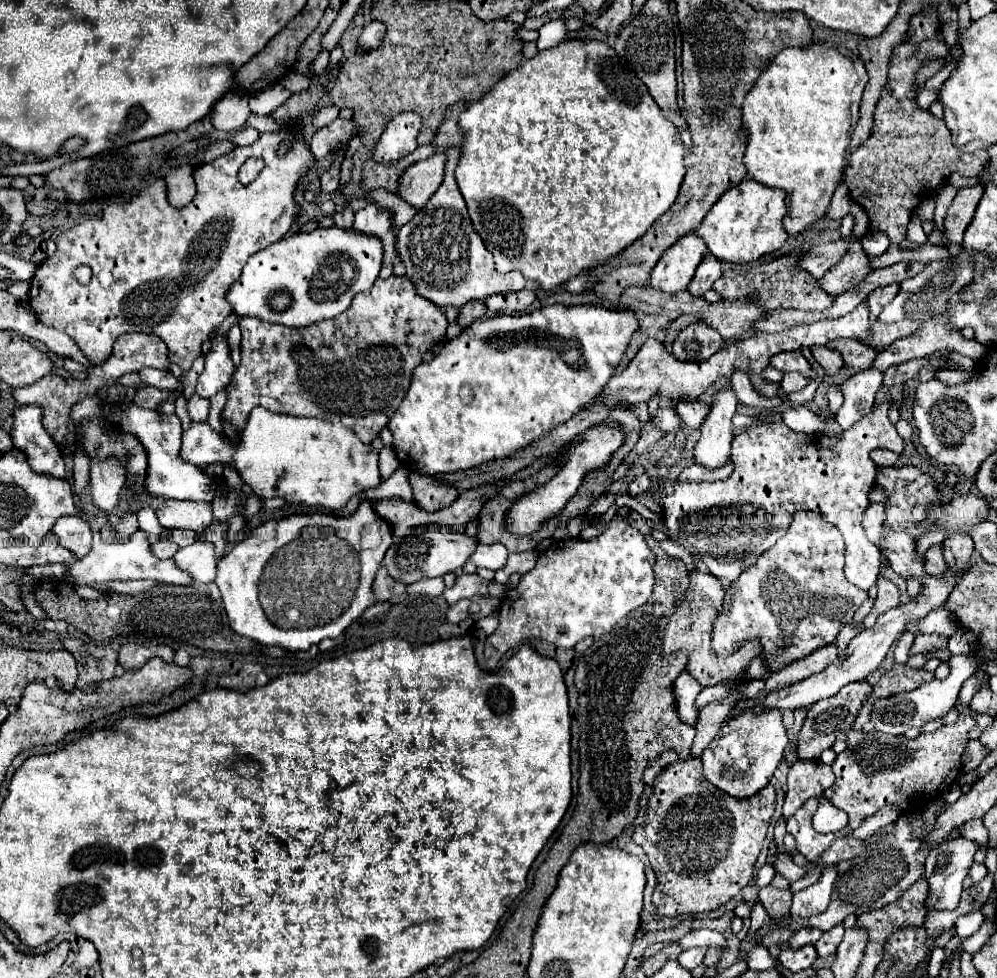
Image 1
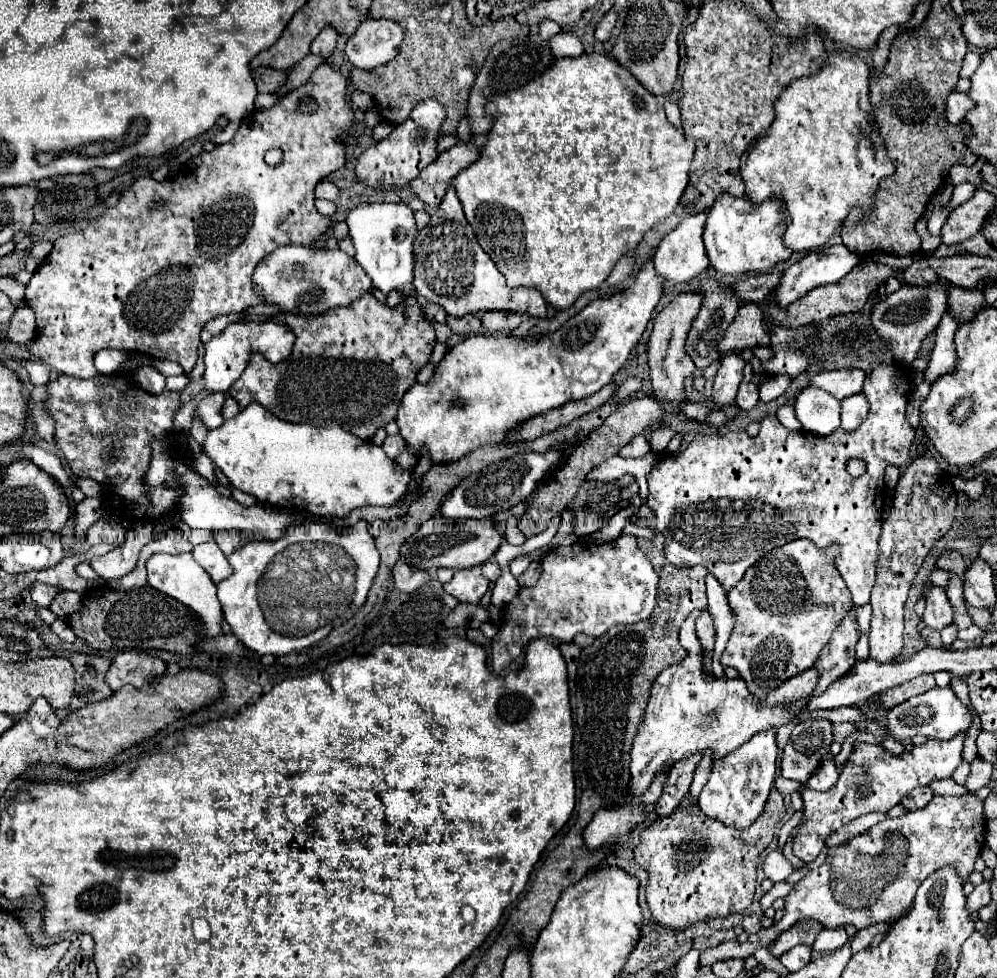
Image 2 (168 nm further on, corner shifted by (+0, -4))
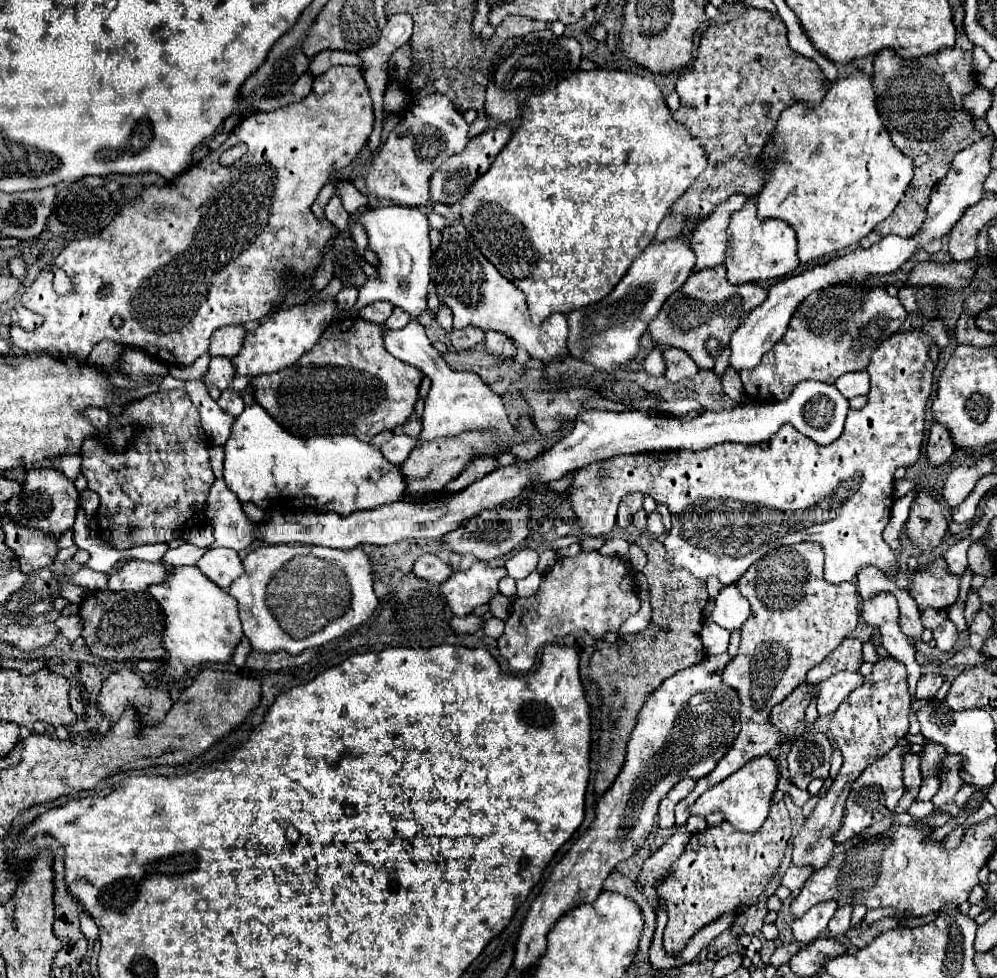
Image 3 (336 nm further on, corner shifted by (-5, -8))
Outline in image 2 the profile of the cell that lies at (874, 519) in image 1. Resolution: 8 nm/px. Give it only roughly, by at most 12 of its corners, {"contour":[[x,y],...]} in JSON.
{"contour":[[946,592],[926,596],[926,626],[942,630],[952,624],[954,610]]}

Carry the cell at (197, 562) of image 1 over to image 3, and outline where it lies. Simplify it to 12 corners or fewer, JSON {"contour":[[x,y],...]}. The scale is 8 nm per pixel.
{"contour":[[209,548],[197,562],[201,572],[229,588],[243,574],[235,550]]}

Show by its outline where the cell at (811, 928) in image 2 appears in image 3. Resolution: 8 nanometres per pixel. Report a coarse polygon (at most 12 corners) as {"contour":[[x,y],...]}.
{"contour":[[835,902],[813,906],[791,924],[795,940],[807,946],[827,932]]}

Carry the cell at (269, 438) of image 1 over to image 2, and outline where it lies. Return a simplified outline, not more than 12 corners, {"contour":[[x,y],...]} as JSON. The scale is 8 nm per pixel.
{"contour":[[258,402],[204,452],[260,504],[346,518],[414,470]]}

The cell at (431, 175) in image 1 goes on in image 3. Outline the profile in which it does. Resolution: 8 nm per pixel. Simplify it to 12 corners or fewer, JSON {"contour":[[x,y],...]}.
{"contour":[[509,124],[471,138],[431,176],[431,200],[457,204],[511,138]]}

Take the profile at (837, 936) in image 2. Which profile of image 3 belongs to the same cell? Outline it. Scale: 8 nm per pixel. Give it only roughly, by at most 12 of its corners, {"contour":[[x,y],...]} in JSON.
{"contour":[[851,906],[837,908],[829,934],[843,938],[849,930]]}

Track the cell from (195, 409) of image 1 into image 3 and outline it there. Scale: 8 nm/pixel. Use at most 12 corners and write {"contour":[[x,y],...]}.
{"contour":[[221,392],[217,404],[231,416],[245,408],[241,394]]}

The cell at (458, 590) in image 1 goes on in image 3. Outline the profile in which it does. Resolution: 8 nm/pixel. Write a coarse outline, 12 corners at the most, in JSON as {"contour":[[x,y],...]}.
{"contour":[[475,562],[441,584],[455,616],[495,596],[505,568]]}

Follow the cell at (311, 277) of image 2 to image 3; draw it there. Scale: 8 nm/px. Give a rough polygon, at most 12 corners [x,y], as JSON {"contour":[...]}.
{"contour":[[345,286],[337,304],[349,310],[357,302],[357,286]]}

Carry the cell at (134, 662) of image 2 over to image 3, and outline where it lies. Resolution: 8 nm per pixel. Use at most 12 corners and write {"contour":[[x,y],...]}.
{"contour":[[123,666],[103,682],[99,710],[117,722],[127,704],[153,724],[171,708],[167,690]]}

